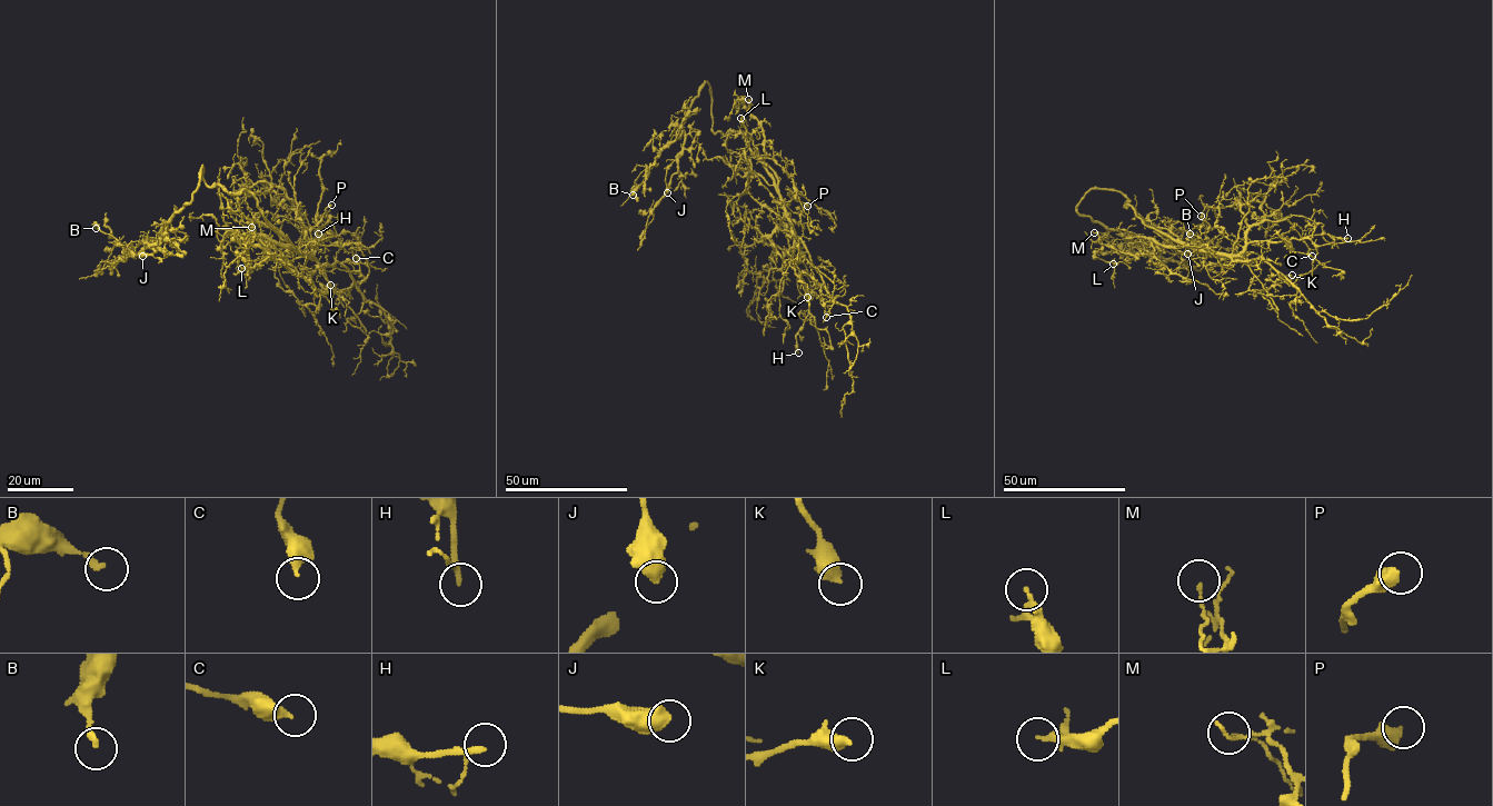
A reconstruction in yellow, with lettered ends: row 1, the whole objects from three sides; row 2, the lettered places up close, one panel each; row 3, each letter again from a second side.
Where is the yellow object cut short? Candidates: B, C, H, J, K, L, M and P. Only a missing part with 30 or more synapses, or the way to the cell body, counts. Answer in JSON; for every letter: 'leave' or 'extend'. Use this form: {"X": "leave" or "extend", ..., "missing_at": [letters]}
{"B": "leave", "C": "leave", "H": "leave", "J": "leave", "K": "leave", "L": "leave", "M": "leave", "P": "leave", "missing_at": []}

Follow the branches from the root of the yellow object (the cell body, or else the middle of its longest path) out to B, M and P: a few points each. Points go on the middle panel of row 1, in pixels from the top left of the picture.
B: (760, 159), (747, 137), (714, 132), (705, 82), (683, 131), (635, 181), (633, 195)
M: (760, 159), (777, 188), (777, 176), (755, 156), (764, 156), (764, 135), (760, 123), (748, 111), (748, 99)
P: (760, 159), (786, 206), (788, 204), (793, 212), (800, 215), (807, 206)

